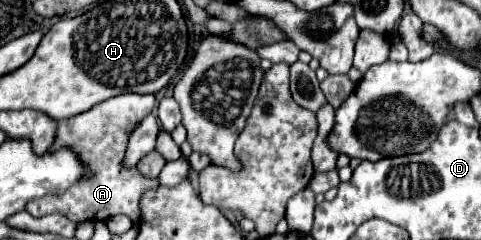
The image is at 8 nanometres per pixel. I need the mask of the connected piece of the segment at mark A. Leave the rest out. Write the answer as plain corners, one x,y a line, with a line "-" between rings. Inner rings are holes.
118,95
114,99
108,99
104,103
98,103
96,107
88,109
86,113
80,113
76,117
58,121
56,129
56,143
48,149
58,151
58,149
74,149
92,175
84,175
80,183
74,183
66,195
46,195
40,199
32,199
28,203
28,213
32,217
44,217
50,213
60,213
66,215
70,221
108,221
112,215
124,213
128,215
134,223
140,219
140,197
146,189
158,187
158,179
148,179
142,177
138,169
124,169
120,163
124,161
124,151
128,147
128,135
136,129
136,125
154,109
156,97
154,95

